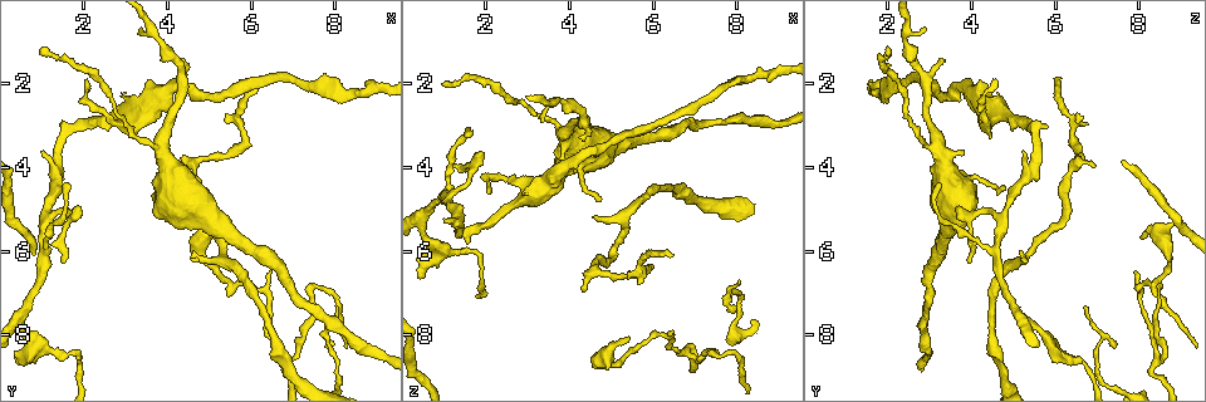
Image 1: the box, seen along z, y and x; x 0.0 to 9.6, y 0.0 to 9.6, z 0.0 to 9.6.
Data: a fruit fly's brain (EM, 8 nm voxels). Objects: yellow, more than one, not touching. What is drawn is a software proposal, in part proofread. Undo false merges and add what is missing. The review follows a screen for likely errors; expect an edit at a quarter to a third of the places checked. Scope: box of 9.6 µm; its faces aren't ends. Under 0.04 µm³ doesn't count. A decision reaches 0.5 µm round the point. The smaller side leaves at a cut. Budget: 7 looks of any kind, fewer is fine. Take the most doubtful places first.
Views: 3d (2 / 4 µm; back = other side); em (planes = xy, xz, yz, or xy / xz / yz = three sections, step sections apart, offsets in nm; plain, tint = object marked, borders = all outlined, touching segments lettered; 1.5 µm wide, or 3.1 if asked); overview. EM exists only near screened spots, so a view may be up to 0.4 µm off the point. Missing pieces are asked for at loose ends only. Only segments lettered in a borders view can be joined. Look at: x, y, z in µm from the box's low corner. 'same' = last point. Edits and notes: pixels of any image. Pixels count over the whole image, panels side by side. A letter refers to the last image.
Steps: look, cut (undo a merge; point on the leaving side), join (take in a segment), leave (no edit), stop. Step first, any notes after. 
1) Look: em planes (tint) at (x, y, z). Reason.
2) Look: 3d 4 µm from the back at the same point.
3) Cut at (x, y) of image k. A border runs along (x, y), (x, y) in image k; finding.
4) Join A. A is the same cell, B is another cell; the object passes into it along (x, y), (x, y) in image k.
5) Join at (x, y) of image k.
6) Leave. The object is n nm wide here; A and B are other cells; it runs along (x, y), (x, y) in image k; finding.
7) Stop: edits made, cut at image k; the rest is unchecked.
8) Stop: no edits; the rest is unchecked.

Look: 3d 4 µm at (5.80, 3.40, 6.50). Abrupt turn.

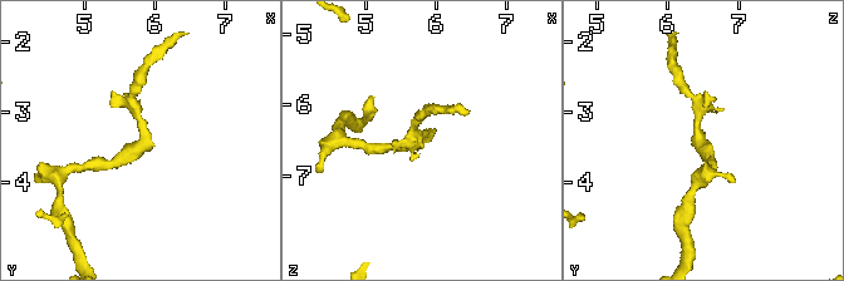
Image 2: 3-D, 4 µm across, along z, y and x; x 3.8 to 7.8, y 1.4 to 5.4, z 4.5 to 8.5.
Look: em xz step 8 (borders) at (5.85, 3.40, 6.45).

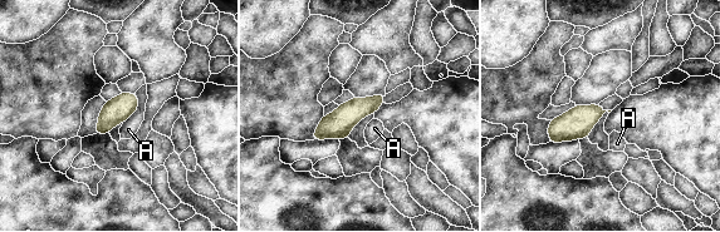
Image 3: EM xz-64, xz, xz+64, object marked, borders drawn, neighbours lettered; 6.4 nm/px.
Leave. A is another cell; a border runs along (136, 93), (137, 109), (123, 123) in image 3; continuous, no second neuron.

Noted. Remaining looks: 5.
Look: em xz step 8 (borders) at (6.45, 6.50, 7.95). Branch stops here.

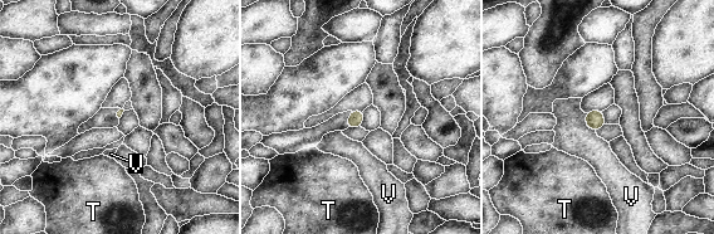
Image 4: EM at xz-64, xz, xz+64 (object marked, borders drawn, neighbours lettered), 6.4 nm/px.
Look: em planes (borders) at the same point. Cut it another way.

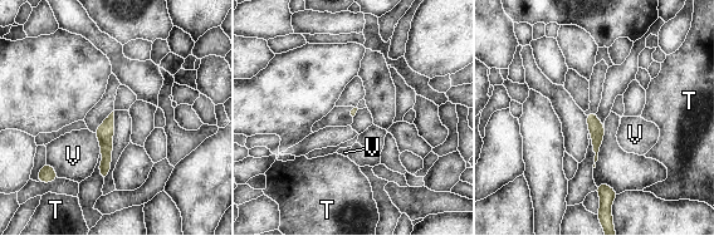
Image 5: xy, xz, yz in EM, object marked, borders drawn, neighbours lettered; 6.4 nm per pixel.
Leave. T and V are other cells; no lettered segment goes on from it.

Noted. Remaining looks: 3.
Look: 3d 4 µm at (2.05, 1.90, 4.55). An open end.

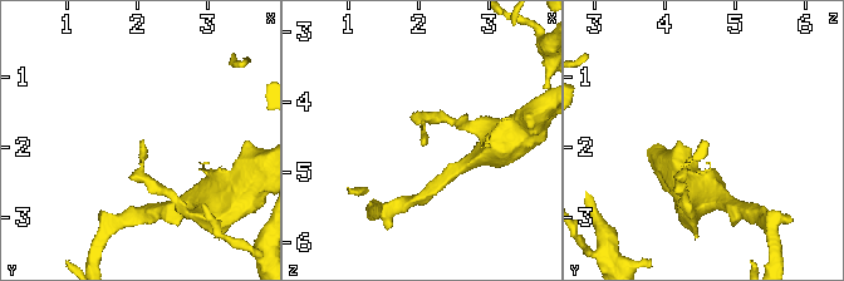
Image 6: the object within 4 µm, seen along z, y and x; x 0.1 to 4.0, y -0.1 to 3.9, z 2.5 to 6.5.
Look: em xy step 8 (borders) at (2.10, 1.90, 4.60). Need the tissue.

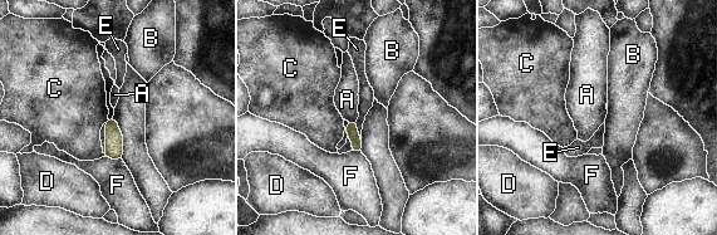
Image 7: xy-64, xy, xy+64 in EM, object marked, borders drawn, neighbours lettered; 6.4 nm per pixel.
Look: em planes (borders) at the same point.

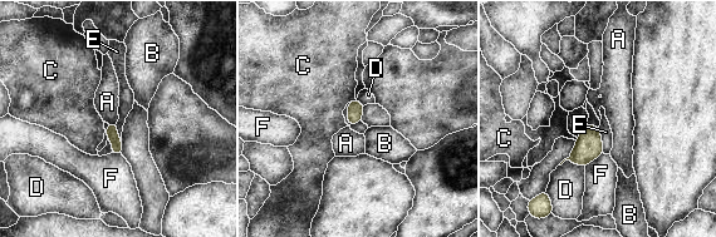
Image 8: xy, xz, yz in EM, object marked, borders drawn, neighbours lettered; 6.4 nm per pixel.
Leave. A, B, C, D, E and F are other cells; a border runs along (116, 122), (108, 124) in image 8; no lettered segment goes on from it.

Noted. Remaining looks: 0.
Stop: no edits; the rest is unchecked.

